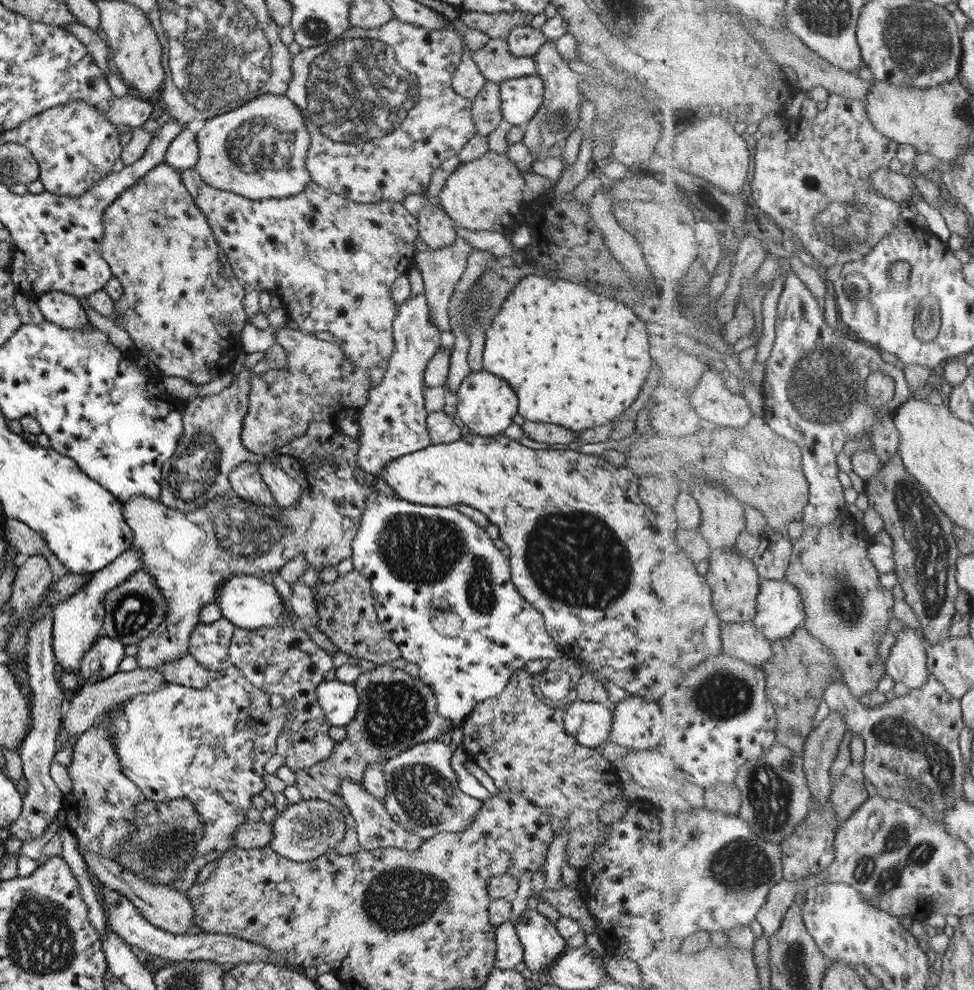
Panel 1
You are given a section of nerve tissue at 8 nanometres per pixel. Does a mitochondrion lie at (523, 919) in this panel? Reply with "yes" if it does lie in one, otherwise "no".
no

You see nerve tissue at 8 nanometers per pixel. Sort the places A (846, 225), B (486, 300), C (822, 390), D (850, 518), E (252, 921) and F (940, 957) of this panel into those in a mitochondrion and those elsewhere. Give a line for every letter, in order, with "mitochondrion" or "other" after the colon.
A: mitochondrion
B: mitochondrion
C: mitochondrion
D: other
E: other
F: other

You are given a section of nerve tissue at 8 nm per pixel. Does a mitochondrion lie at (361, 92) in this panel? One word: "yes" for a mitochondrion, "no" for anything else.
yes

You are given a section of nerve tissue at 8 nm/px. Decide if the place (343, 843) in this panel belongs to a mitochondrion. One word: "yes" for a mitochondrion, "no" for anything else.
no

